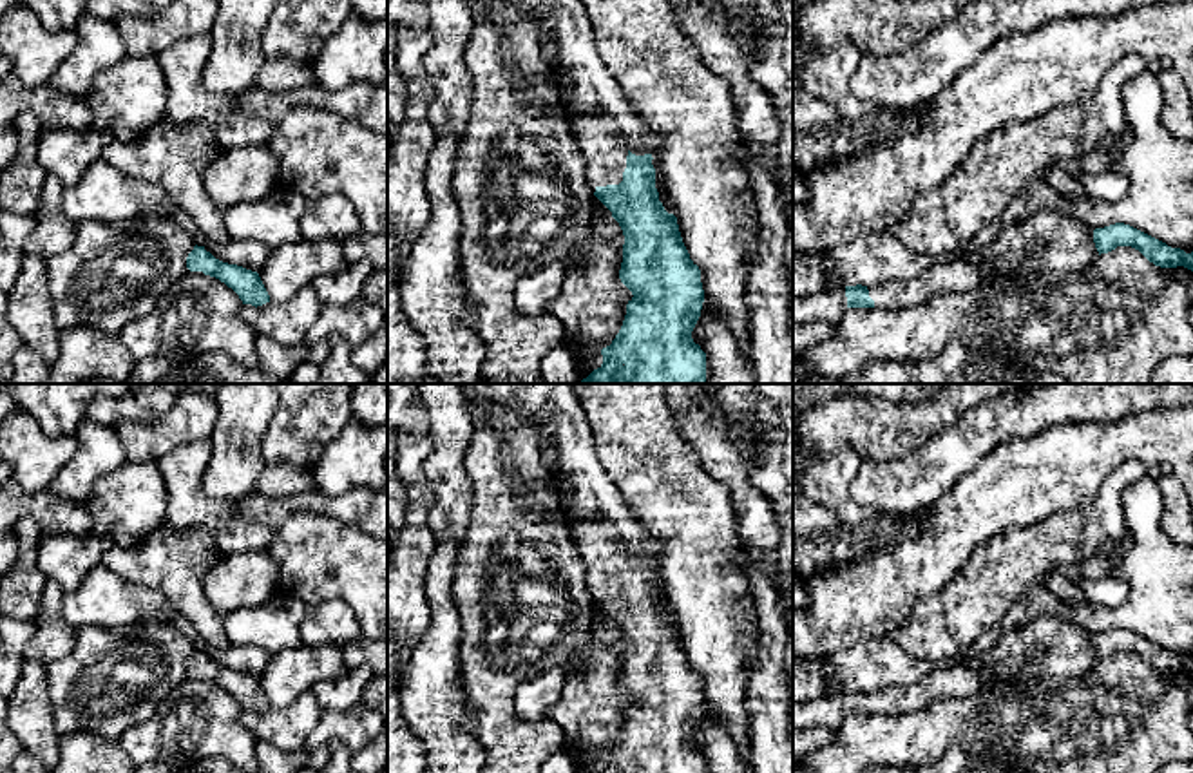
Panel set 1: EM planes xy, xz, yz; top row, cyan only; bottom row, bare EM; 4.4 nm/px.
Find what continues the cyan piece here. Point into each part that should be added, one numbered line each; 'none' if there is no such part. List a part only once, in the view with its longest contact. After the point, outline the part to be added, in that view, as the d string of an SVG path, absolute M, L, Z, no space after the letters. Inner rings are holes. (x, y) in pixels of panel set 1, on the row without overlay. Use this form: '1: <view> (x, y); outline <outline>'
1: xz (603, 553); outline M565 516L563 527L587 567L587 587L592 599L597 592L619 590L628 556L616 527L597 516Z

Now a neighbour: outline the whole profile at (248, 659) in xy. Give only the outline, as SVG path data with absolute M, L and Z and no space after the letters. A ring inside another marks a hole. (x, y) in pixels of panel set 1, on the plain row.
M228 643L223 648L212 648L206 644L205 654L223 668L237 670L257 679L262 675L272 659L268 652L259 650L253 644L235 643Z

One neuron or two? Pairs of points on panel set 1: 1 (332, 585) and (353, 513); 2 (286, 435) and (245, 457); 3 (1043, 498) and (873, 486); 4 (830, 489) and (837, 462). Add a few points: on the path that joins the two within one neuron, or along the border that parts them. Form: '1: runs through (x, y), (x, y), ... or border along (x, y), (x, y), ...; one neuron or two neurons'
1: border along (310, 511), (352, 524), (368, 534); two neurons
2: border along (276, 408), (263, 440), (265, 462); two neurons
3: border along (978, 464), (929, 507); two neurons
4: runs through (830, 482), (837, 469); one neuron

